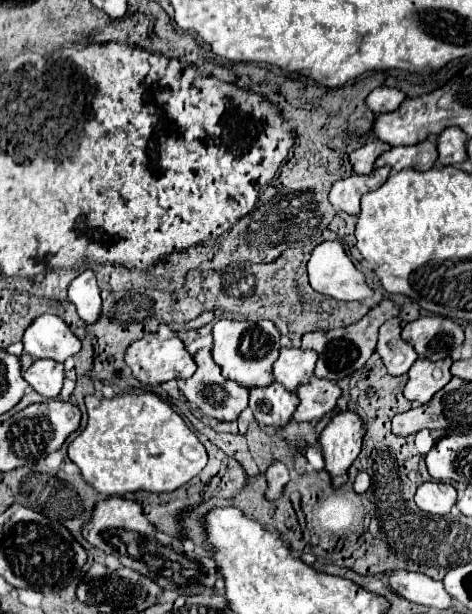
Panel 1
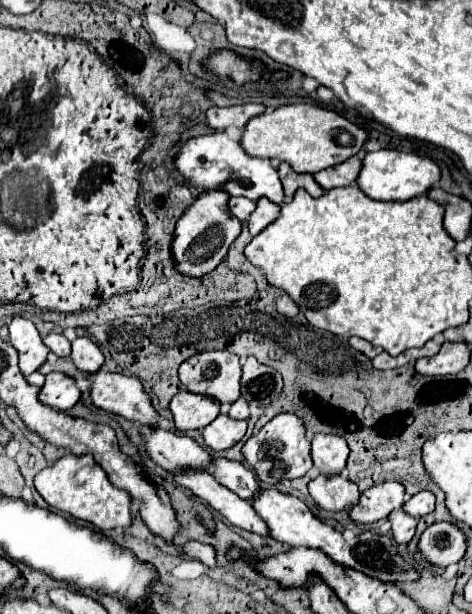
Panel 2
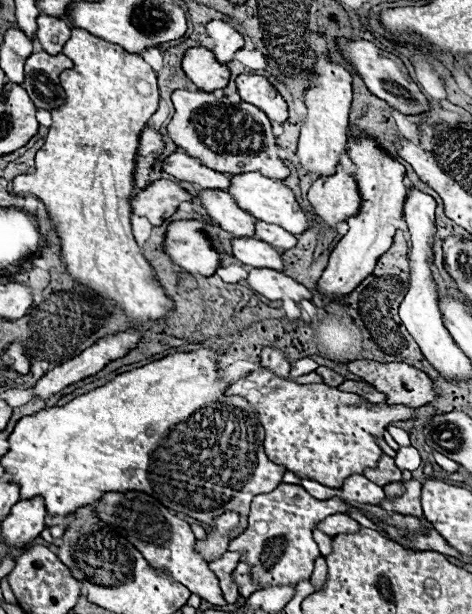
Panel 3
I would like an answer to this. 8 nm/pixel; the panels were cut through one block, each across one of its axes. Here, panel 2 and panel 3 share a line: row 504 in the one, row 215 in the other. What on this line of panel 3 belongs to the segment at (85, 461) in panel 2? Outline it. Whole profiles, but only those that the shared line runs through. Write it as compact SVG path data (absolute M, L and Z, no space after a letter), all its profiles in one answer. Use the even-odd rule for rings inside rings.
M72 28L72 38L66 42L62 54L74 62L74 68L60 74L66 102L52 110L54 124L44 138L44 146L36 152L36 170L34 174L14 178L14 194L34 194L46 204L48 216L62 240L62 258L72 278L96 294L116 300L130 318L140 322L164 318L172 310L172 300L164 294L162 286L152 282L152 268L140 254L130 228L130 196L134 196L140 132L158 108L156 74L142 56L128 54L124 48L96 38L82 28Z

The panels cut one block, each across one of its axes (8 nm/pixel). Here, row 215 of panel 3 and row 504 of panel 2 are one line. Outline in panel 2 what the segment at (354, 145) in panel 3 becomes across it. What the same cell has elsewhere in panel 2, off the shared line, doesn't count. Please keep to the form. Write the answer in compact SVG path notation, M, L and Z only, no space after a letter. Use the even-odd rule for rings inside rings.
M384 482L360 494L358 504L348 512L358 524L372 524L386 518L392 510L404 504L404 486L398 482Z

